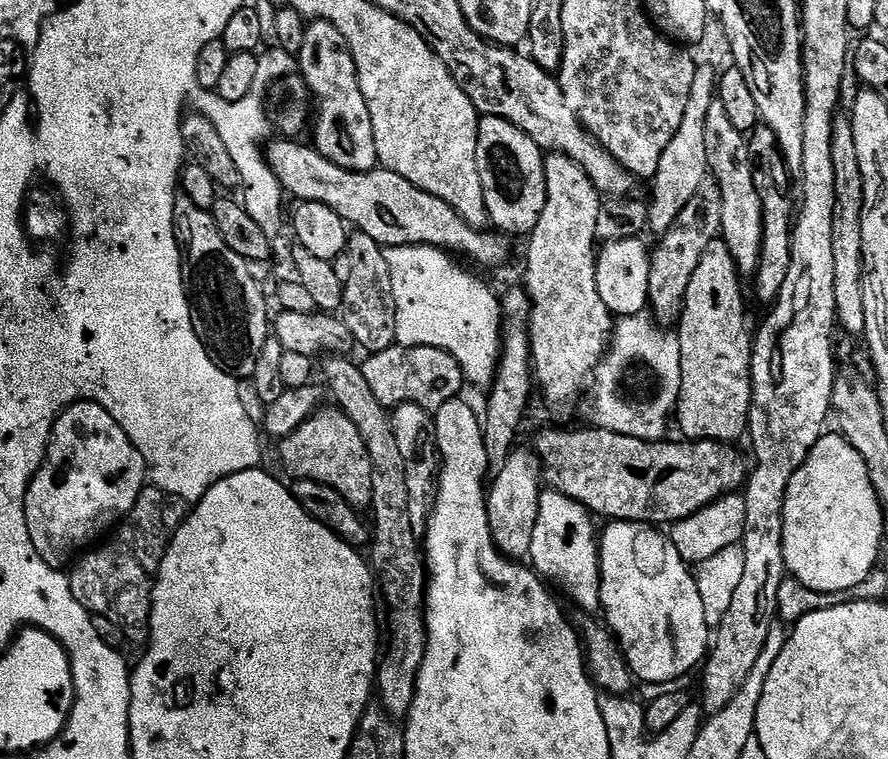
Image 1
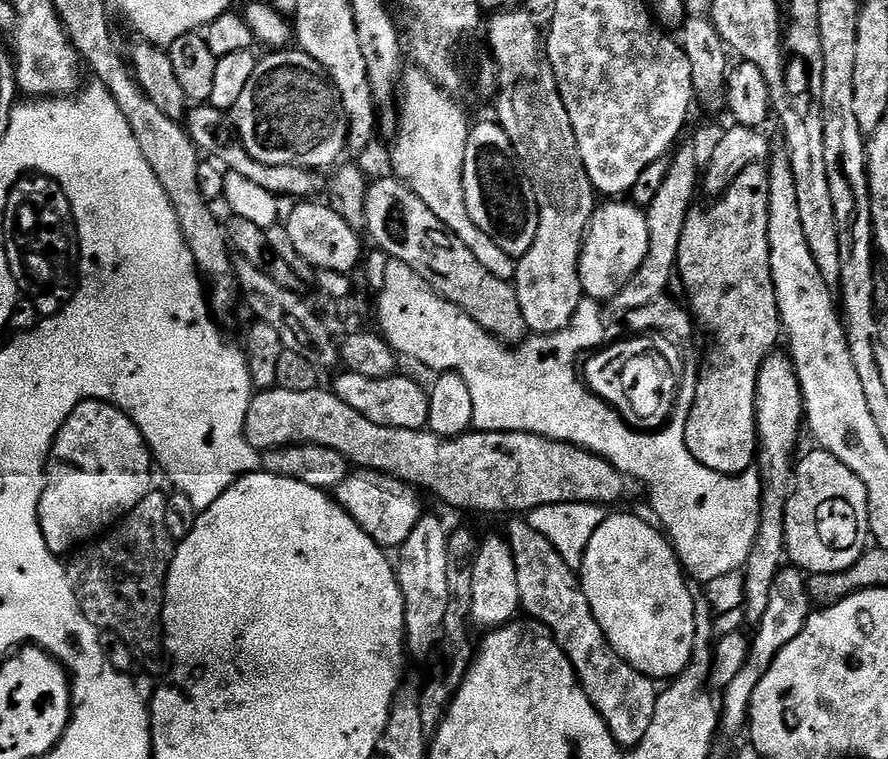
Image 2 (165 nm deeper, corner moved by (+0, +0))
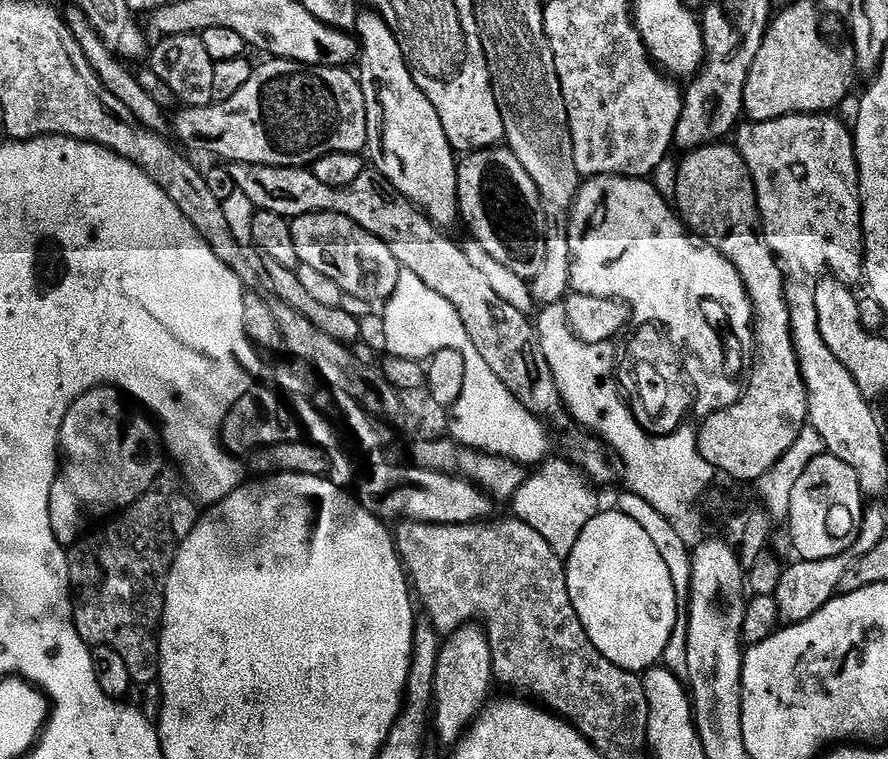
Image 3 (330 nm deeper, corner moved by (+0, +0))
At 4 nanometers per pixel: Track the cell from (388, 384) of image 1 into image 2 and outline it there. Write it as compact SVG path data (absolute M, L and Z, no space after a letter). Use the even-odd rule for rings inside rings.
M349 370L342 371L340 377L330 384L331 391L335 392L346 406L354 406L358 414L370 418L378 426L390 426L402 430L424 430L428 428L428 392L416 380L408 376L395 374L380 379L368 379L367 376Z

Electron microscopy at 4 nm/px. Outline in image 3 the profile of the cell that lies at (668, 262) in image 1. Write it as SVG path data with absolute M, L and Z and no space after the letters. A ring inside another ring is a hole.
M797 114L795 116L783 116L777 120L767 120L761 124L757 124L755 122L744 122L739 125L738 131L735 133L734 138L736 138L736 140L734 139L734 144L735 147L740 149L740 157L743 158L743 160L746 162L746 166L750 170L752 181L756 187L757 197L759 197L761 201L767 202L767 200L772 196L772 232L770 228L770 243L773 249L775 249L775 251L778 253L779 259L784 262L789 260L794 267L801 268L801 270L805 272L805 274L803 273L805 277L816 276L815 278L820 278L827 274L829 277L840 280L846 285L856 286L856 283L858 283L859 280L861 283L862 277L864 276L864 226L860 222L860 168L856 165L856 141L853 133L850 131L849 125L847 128L842 121L835 120L834 117L835 115L832 114Z

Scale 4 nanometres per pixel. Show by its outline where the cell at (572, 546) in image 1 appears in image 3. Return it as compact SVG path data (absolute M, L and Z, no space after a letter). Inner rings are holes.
M549 459L535 469L536 472L527 477L523 486L514 497L516 504L515 519L526 522L560 557L566 558L574 550L574 542L578 542L580 531L602 510L597 485L593 484L579 468L567 459ZM537 471L537 472L536 472Z

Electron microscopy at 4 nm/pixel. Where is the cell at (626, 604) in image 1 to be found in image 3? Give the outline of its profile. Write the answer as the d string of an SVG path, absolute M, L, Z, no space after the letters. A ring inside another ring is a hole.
M601 510L601 512L580 531L578 542L574 542L574 550L566 557L566 571L568 573L568 593L572 599L574 610L582 622L586 634L590 638L590 642L594 642L596 649L598 649L610 663L618 665L619 668L625 668L628 672L643 674L647 672L649 668L655 668L663 661L664 651L675 630L676 622L681 619L682 616L682 600L680 604L679 598L676 597L676 595L678 595L678 589L674 584L674 579L671 577L669 567L666 566L663 555L658 554L658 549L654 546L654 540L646 534L638 522L634 522L634 519L619 510L613 510L613 512Z

